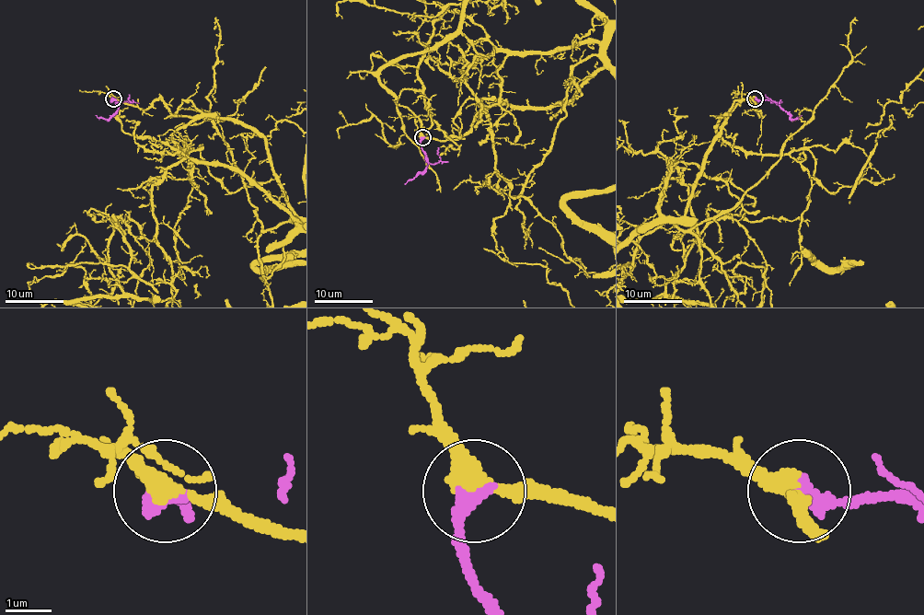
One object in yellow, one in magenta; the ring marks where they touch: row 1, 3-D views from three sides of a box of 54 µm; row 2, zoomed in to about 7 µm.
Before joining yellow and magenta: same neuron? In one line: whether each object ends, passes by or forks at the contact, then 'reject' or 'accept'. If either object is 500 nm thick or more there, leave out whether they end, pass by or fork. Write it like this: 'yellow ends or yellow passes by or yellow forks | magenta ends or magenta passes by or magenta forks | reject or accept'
yellow passes by | magenta ends | accept

